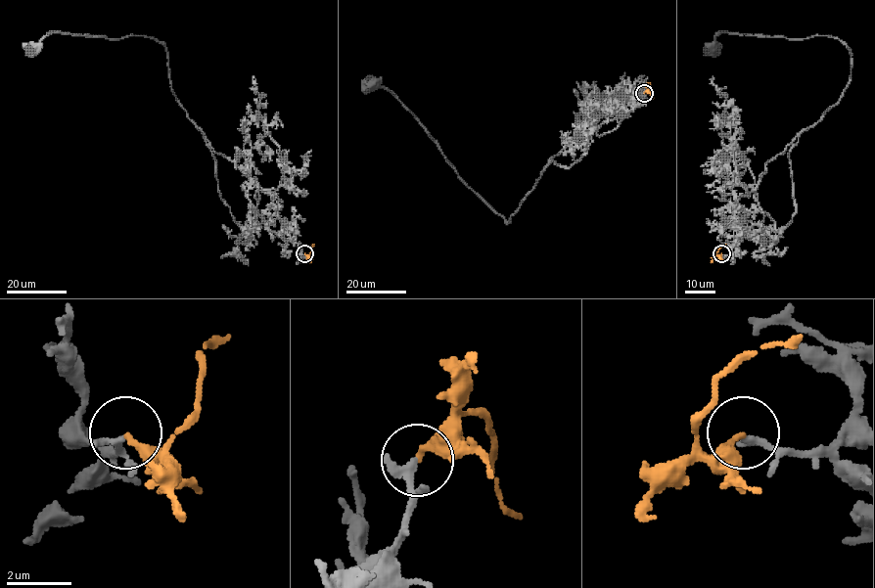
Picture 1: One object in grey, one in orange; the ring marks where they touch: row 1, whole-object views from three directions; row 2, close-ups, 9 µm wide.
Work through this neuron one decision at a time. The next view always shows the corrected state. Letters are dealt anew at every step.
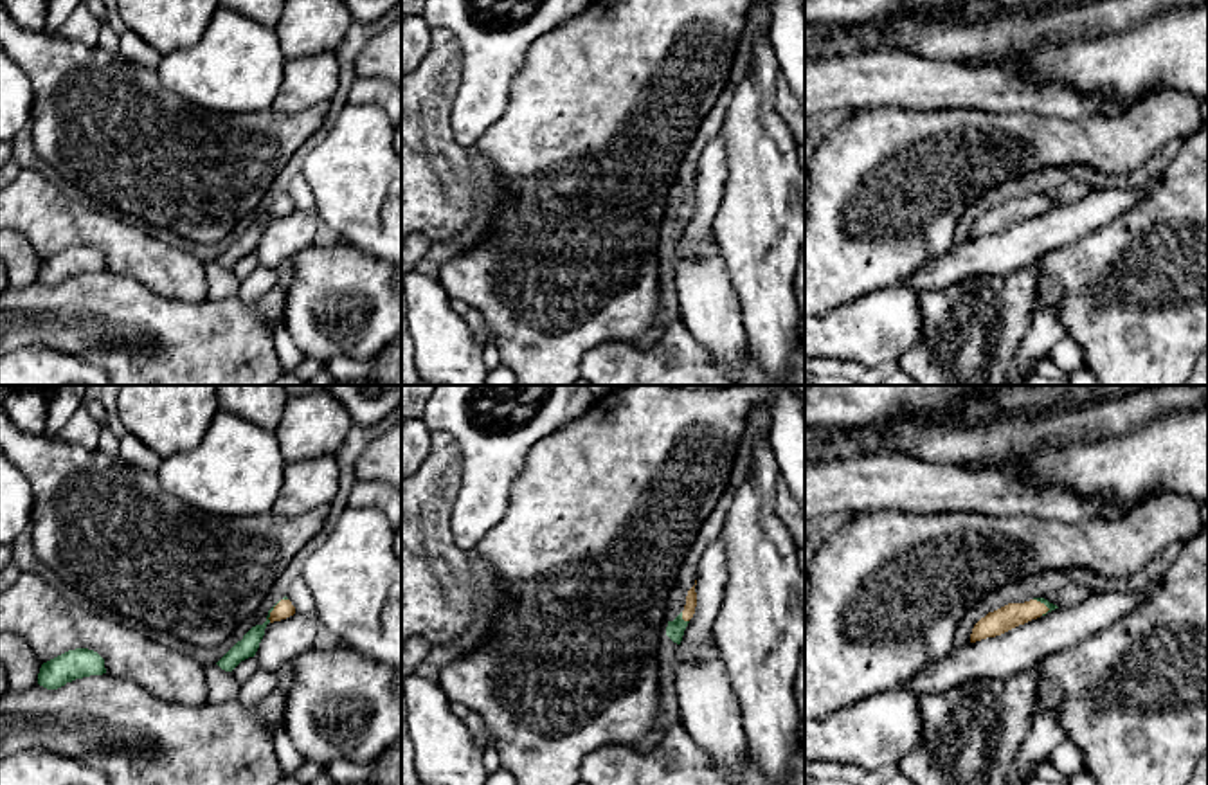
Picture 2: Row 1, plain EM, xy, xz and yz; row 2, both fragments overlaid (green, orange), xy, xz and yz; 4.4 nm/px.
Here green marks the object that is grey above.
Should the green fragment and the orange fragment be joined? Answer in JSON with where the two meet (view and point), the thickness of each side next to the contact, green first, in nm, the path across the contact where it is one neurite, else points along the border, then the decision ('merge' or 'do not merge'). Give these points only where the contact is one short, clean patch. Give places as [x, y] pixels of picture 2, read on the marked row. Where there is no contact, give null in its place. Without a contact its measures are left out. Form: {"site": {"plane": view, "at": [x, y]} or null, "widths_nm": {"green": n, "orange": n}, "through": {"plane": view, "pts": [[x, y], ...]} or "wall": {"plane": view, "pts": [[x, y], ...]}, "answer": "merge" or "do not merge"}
{"site": {"plane": "xy", "at": [272, 609]}, "widths_nm": {"green": 90, "orange": 80}, "through": {"plane": "xy", "pts": [[247, 647], [269, 620], [272, 609], [283, 609]]}, "answer": "merge"}

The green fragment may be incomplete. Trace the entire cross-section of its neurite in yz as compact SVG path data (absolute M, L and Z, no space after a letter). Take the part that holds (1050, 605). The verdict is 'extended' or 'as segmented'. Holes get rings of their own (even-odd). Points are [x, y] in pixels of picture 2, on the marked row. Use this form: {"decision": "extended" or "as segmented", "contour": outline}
{"decision": "extended", "contour": "M1033 598L1024 603L1008 603L994 612L988 612L974 625L970 643L1001 636L1019 625L1046 616L1055 609L1059 607L1044 598Z"}

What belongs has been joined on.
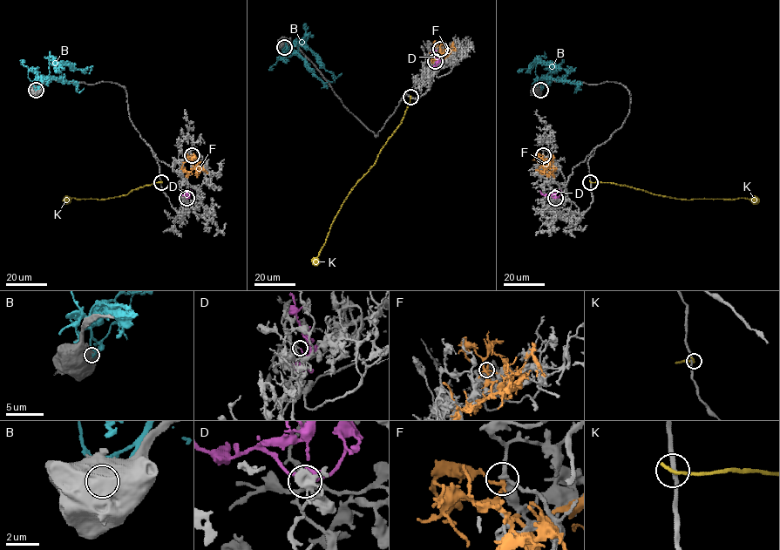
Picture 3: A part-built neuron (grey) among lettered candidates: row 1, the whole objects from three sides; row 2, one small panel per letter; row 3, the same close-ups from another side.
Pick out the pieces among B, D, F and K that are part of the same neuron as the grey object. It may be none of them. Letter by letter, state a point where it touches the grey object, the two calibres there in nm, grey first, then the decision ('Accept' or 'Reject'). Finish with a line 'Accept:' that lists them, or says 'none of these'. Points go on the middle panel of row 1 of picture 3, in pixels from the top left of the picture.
B: Touches grey at (284, 47). Thickness 1100 nm (grey) against 240 nm. Reject
D: Touches grey at (435, 61). Thickness 200 nm (grey) against 160 nm. Accept
F: Touches grey at (440, 49). Thickness 200 nm (grey) against 280 nm. Reject
K: Touches grey at (410, 97). Thickness 240 nm (grey) against 260 nm. Reject
Accept: D

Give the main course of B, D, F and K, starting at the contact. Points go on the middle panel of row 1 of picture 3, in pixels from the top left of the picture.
B: (284, 47), (293, 46), (298, 42), (298, 45), (313, 51), (324, 68), (335, 78), (339, 77)
D: (435, 61), (437, 63), (437, 59), (432, 46)
F: (440, 49), (440, 57), (434, 59), (430, 59), (429, 52)
K: (410, 97), (402, 122), (378, 153), (376, 163), (349, 193), (334, 218), (317, 263), (314, 265)

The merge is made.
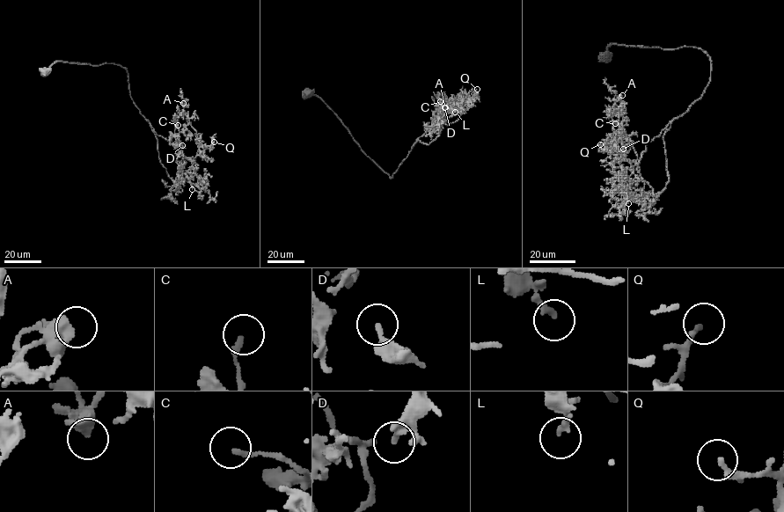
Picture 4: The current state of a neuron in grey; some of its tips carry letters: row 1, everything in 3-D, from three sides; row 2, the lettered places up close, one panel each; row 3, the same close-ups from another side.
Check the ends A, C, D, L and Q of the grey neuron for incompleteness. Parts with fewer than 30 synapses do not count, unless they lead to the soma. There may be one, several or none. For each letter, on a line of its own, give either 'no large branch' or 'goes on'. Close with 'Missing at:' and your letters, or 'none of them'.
A: no large branch
C: no large branch
D: no large branch
L: no large branch
Q: no large branch
Missing at: none of them

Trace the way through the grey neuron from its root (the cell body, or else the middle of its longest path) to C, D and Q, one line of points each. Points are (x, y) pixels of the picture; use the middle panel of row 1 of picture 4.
C: (306, 93), (322, 99), (361, 149), (391, 178), (416, 140), (432, 126), (445, 120), (439, 113), (440, 101)
D: (306, 93), (322, 99), (391, 178), (416, 140), (445, 120), (439, 113), (439, 99), (445, 100), (444, 107)
Q: (306, 93), (322, 99), (361, 149), (391, 178), (416, 140), (432, 126), (457, 114), (469, 92), (477, 89)

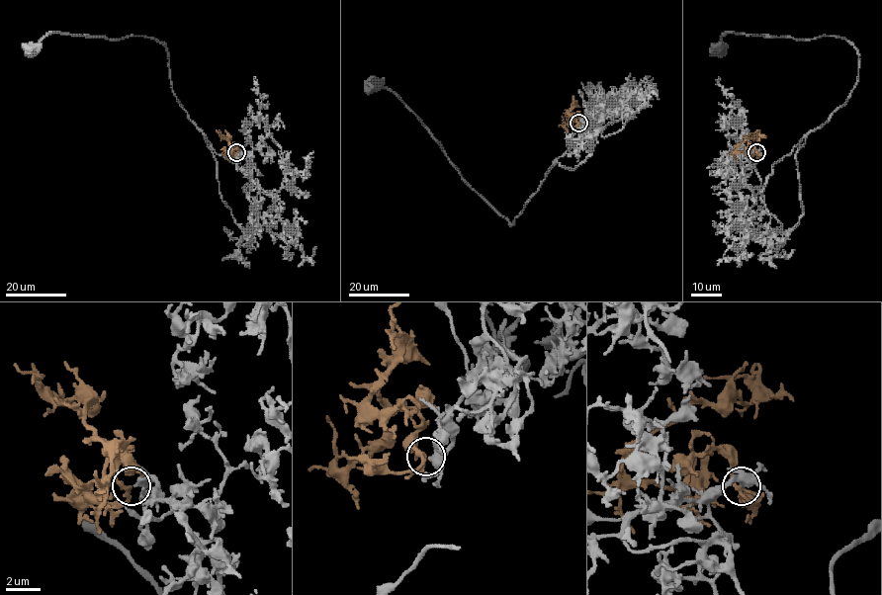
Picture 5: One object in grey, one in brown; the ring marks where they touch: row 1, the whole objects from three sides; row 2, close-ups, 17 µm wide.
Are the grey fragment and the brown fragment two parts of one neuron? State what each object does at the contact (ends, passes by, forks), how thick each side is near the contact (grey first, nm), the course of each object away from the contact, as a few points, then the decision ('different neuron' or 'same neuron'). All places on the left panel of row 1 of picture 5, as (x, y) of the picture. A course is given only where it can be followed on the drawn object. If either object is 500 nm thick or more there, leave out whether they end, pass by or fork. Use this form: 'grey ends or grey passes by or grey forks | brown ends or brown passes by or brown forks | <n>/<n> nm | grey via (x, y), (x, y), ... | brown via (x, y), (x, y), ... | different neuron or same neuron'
grey forks | brown forks | 280/190 nm | grey via (237, 152), (252, 156), (259, 192), (188, 118), (170, 82), (167, 49), (152, 39), (51, 33), (29, 49) | brown via (236, 152), (235, 146), (230, 154), (227, 152), (233, 146), (227, 140), (229, 137), (219, 132) | same neuron

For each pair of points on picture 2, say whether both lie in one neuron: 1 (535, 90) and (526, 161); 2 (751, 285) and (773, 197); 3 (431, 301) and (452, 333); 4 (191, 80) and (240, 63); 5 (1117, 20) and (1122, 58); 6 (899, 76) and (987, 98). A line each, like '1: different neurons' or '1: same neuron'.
1: same neuron
2: same neuron
3: same neuron
4: same neuron
5: different neurons
6: same neuron

